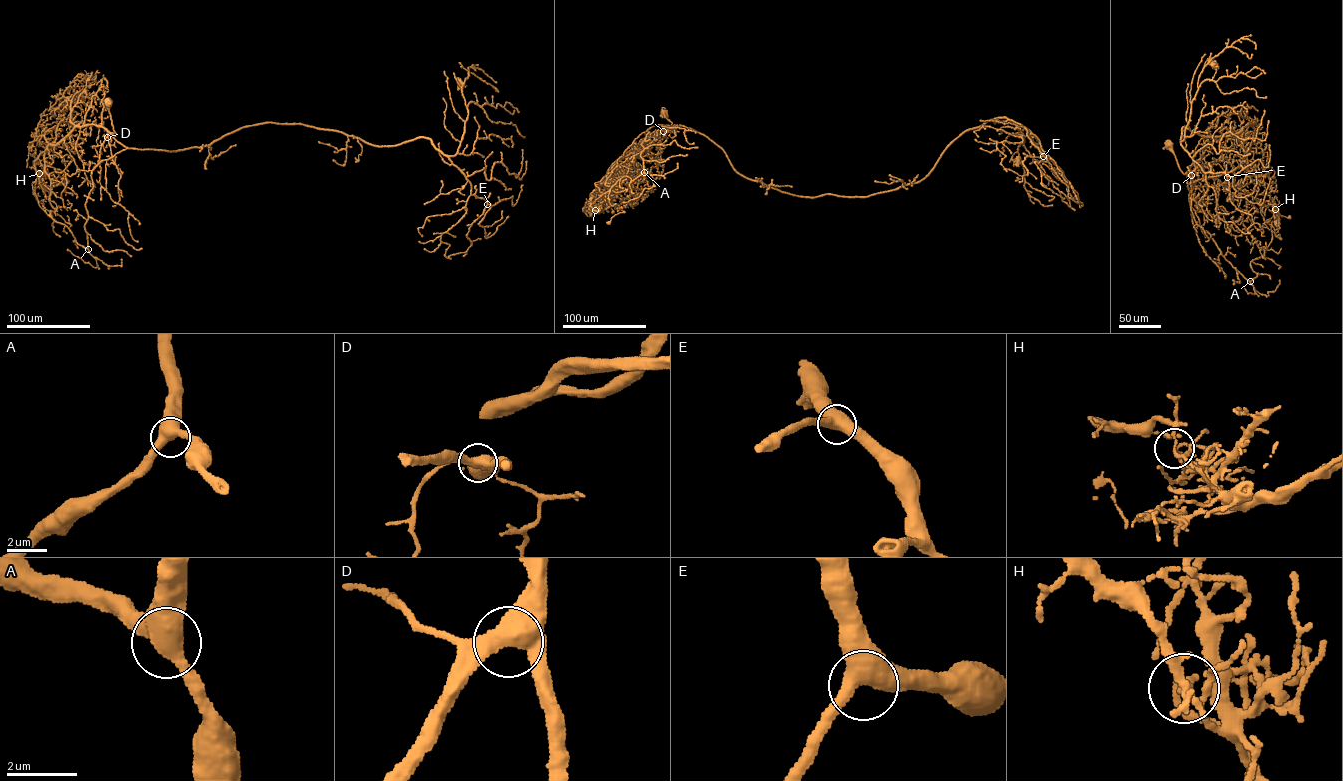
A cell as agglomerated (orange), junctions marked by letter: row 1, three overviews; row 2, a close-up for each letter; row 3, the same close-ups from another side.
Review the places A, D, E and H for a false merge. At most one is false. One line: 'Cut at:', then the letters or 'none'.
Cut at: H

